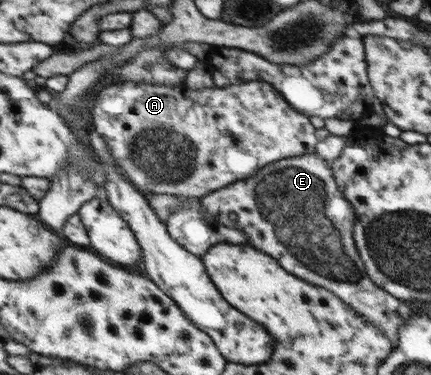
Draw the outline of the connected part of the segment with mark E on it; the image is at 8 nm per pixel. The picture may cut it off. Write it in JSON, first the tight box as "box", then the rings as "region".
{"box":[200,154,415,345],"region":[[[319,154],[299,155],[274,162],[263,167],[252,177],[240,180],[201,198],[200,204],[209,214],[217,217],[225,226],[242,230],[248,243],[258,247],[265,254],[278,259],[292,275],[303,279],[313,286],[325,287],[337,298],[342,299],[365,322],[372,324],[390,340],[392,345],[398,341],[398,329],[406,324],[415,312],[399,302],[397,298],[387,294],[376,283],[367,278],[366,269],[352,239],[353,223],[356,215],[351,204],[343,198],[334,183],[329,160],[325,161]]]}

